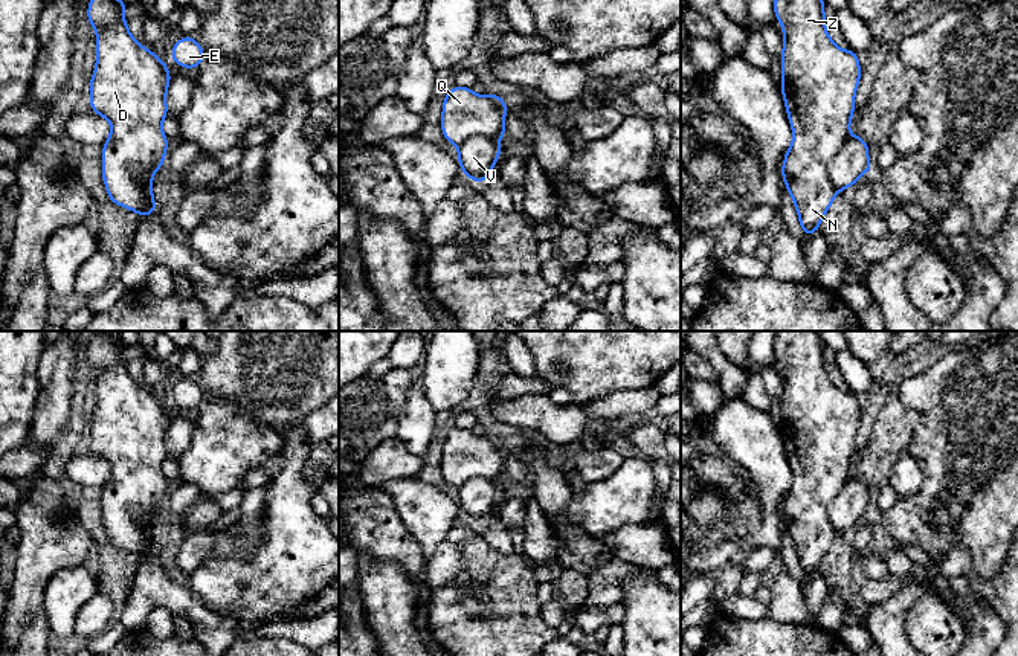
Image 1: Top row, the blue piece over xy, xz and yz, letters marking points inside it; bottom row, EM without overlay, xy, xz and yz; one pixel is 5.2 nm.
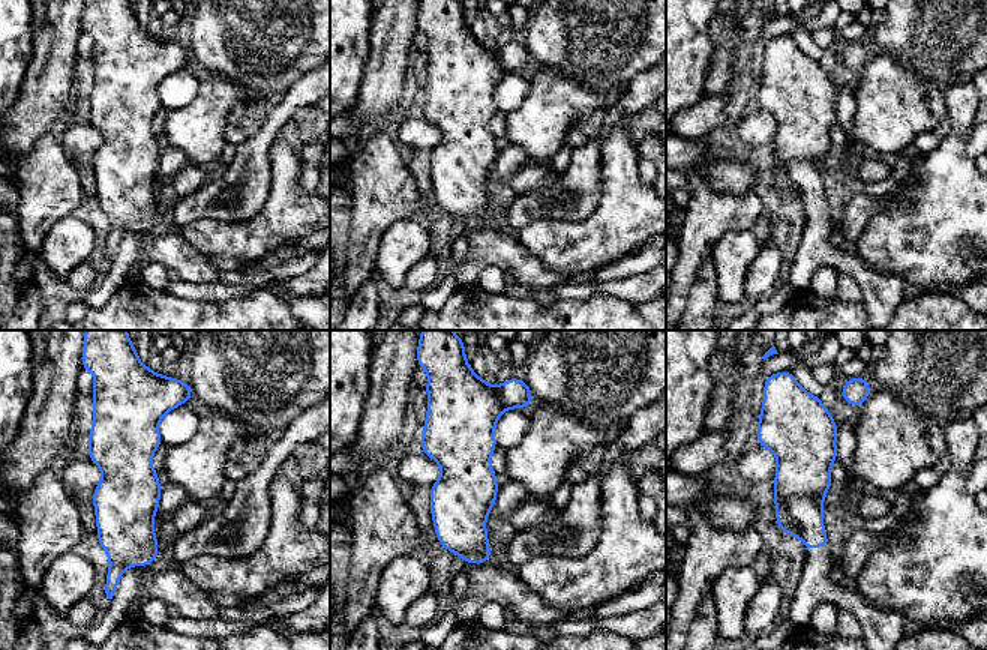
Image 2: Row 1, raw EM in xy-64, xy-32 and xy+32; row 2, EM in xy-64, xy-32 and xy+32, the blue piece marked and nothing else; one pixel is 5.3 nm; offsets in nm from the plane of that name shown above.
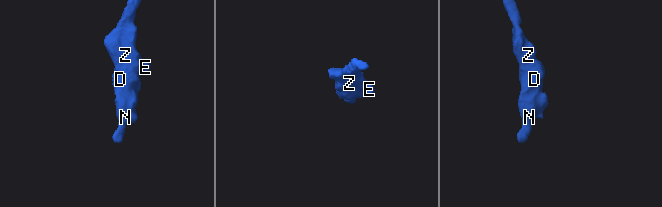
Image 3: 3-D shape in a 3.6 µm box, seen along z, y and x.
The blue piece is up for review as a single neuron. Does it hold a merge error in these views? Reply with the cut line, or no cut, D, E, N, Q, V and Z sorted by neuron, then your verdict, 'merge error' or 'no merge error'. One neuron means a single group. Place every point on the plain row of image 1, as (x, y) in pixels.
cut xy (133, 505), (132, 513), (147, 528), (145, 551), (151, 554); groups D E N Q Z / V; merge error

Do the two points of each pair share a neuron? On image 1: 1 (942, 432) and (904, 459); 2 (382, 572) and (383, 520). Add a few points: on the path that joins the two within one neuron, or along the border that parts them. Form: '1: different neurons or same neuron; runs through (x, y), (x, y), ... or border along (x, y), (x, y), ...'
1: different neurons; border along (907, 447), (919, 463)
2: different neurons; border along (359, 556), (374, 556), (396, 562), (412, 580)

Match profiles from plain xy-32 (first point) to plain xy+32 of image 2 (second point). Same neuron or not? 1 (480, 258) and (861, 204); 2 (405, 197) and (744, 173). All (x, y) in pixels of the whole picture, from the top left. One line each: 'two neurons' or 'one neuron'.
1: two neurons
2: two neurons

